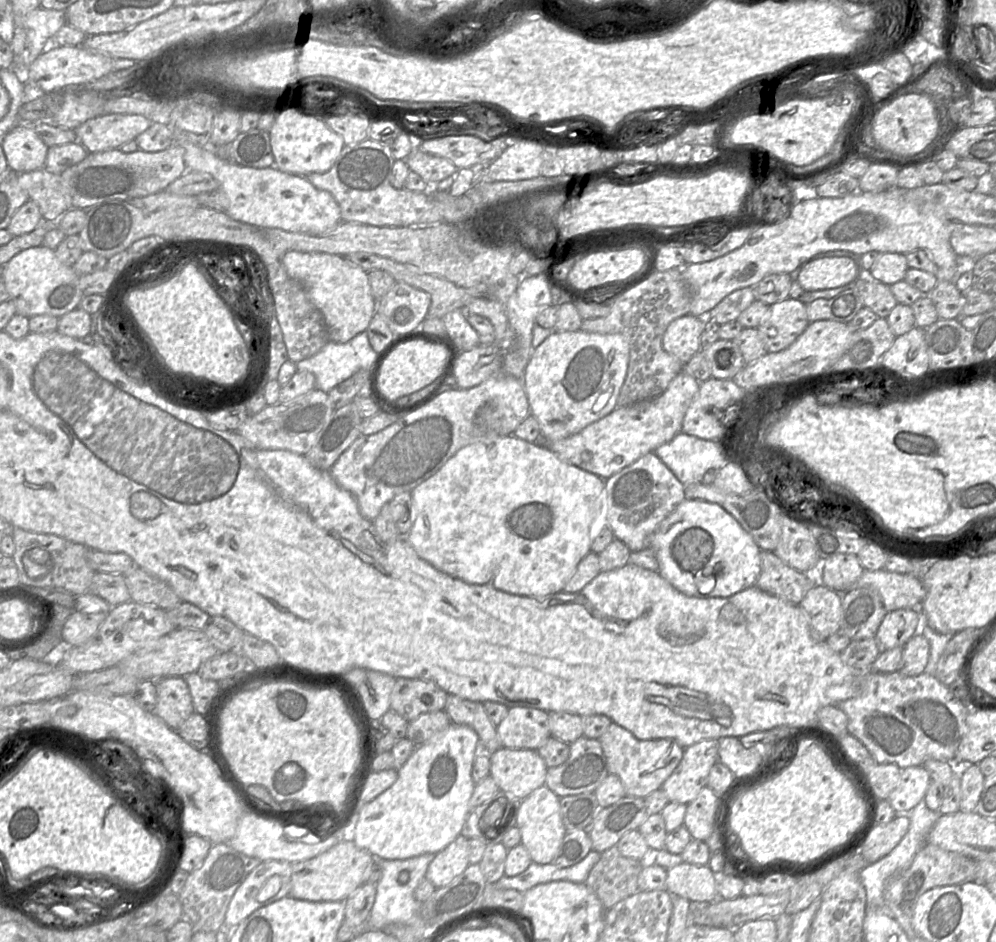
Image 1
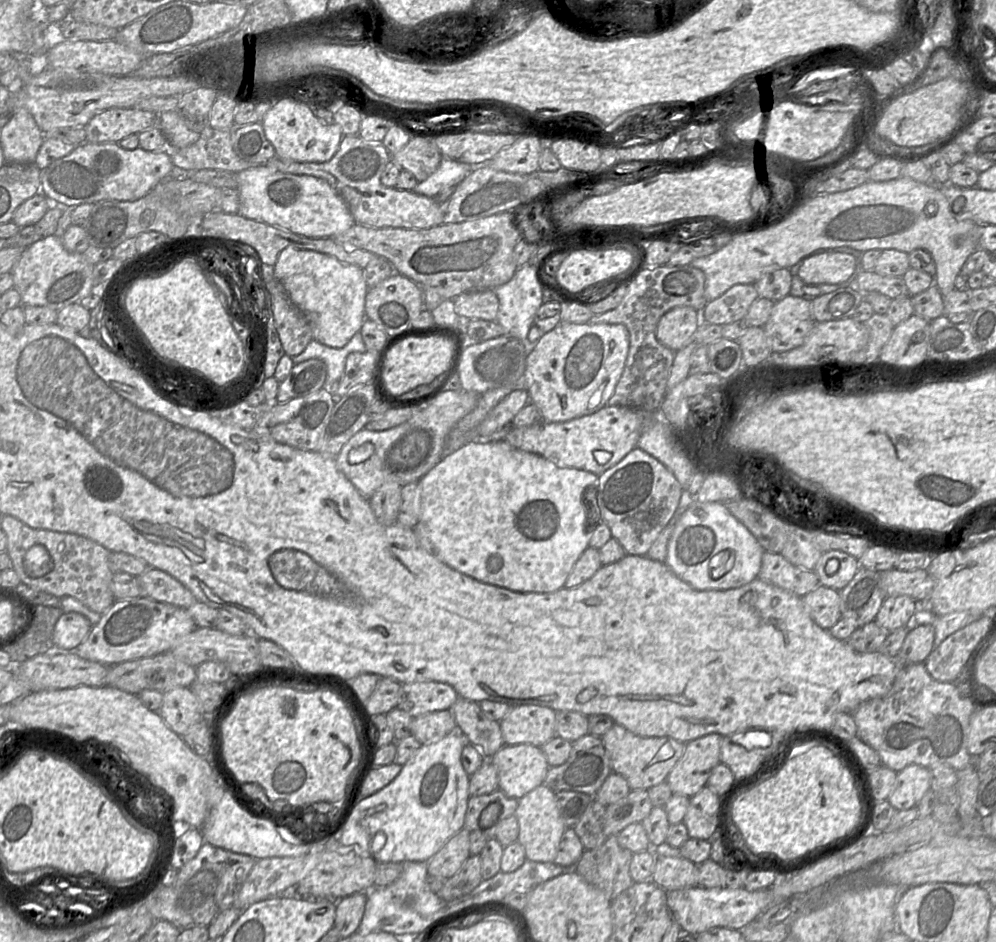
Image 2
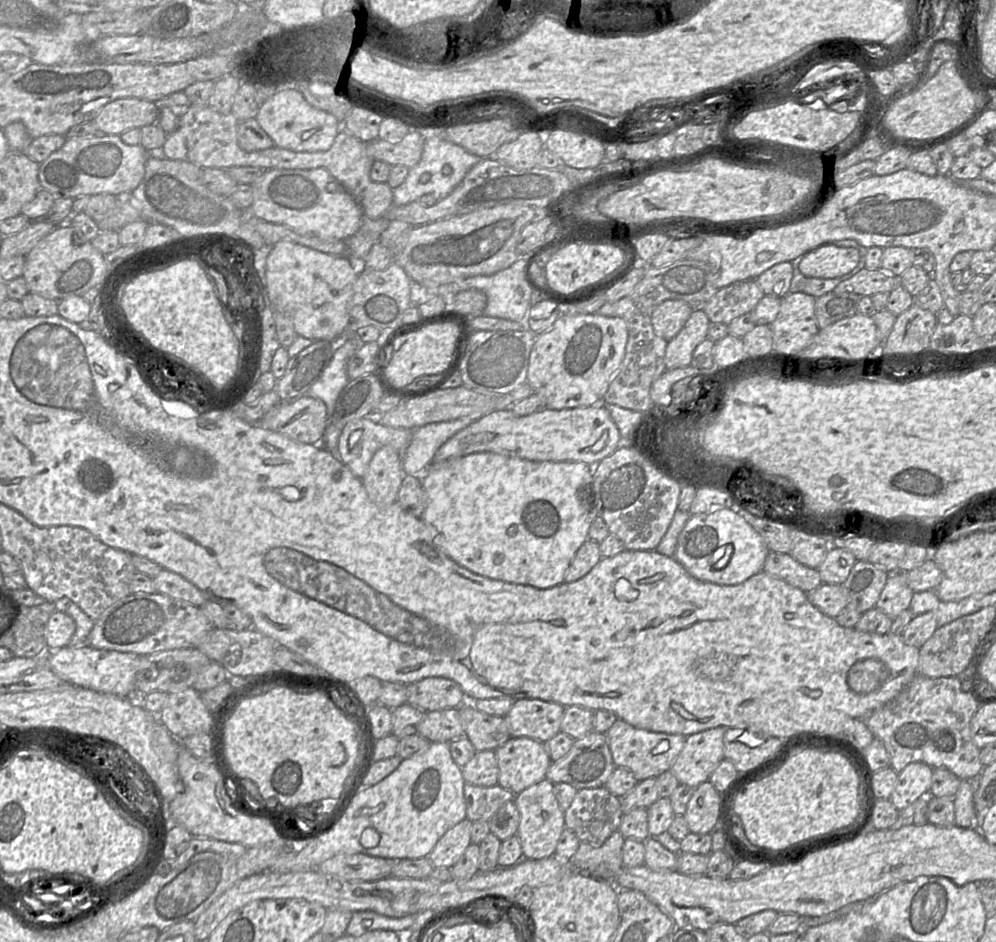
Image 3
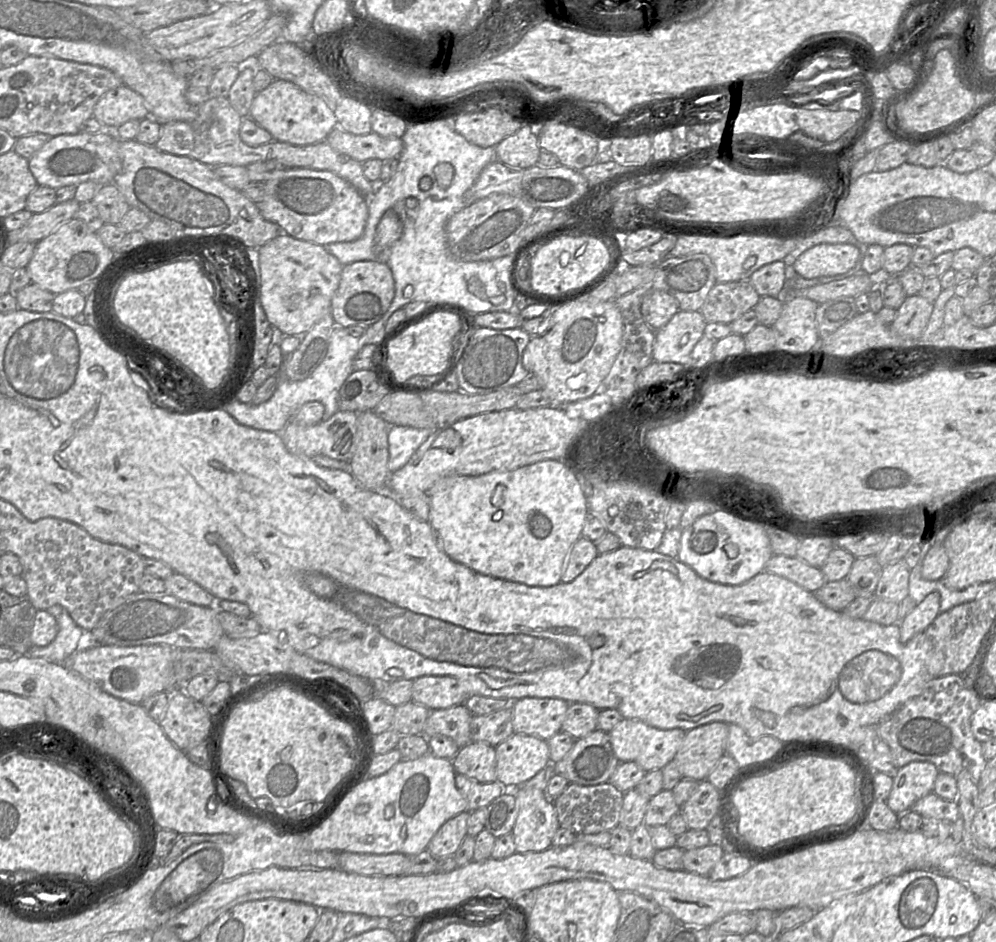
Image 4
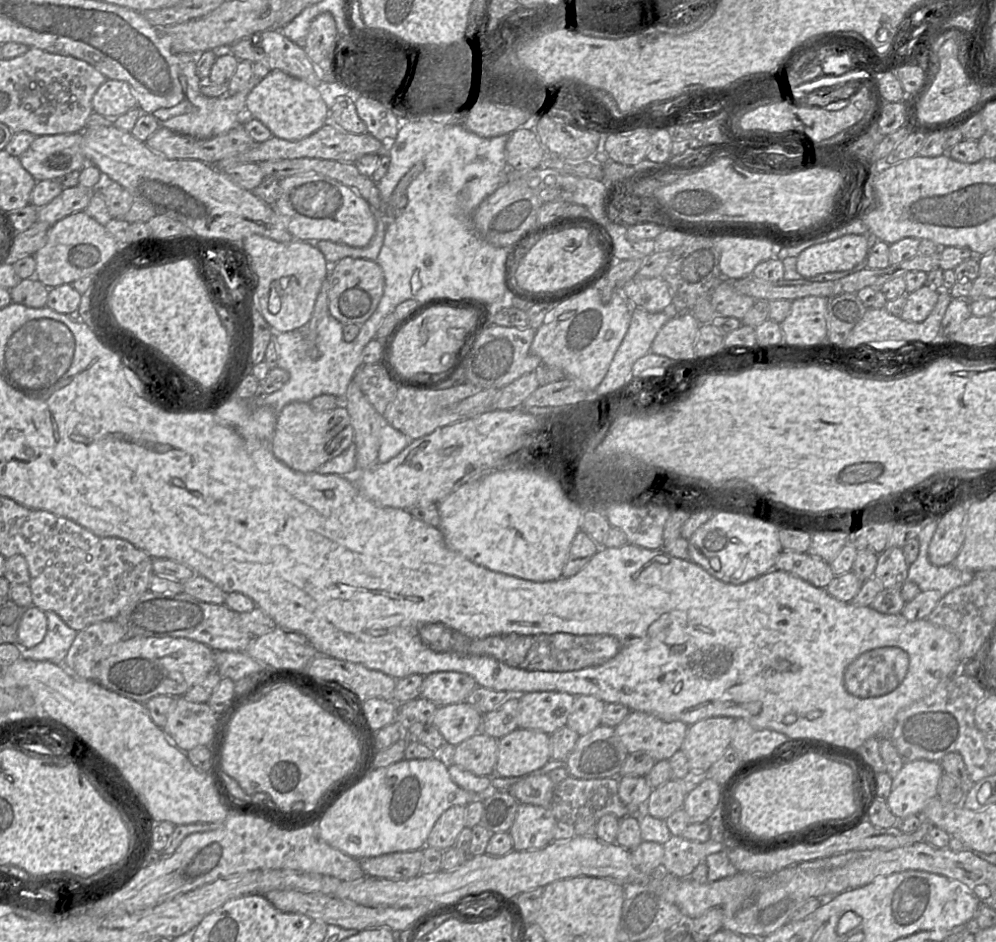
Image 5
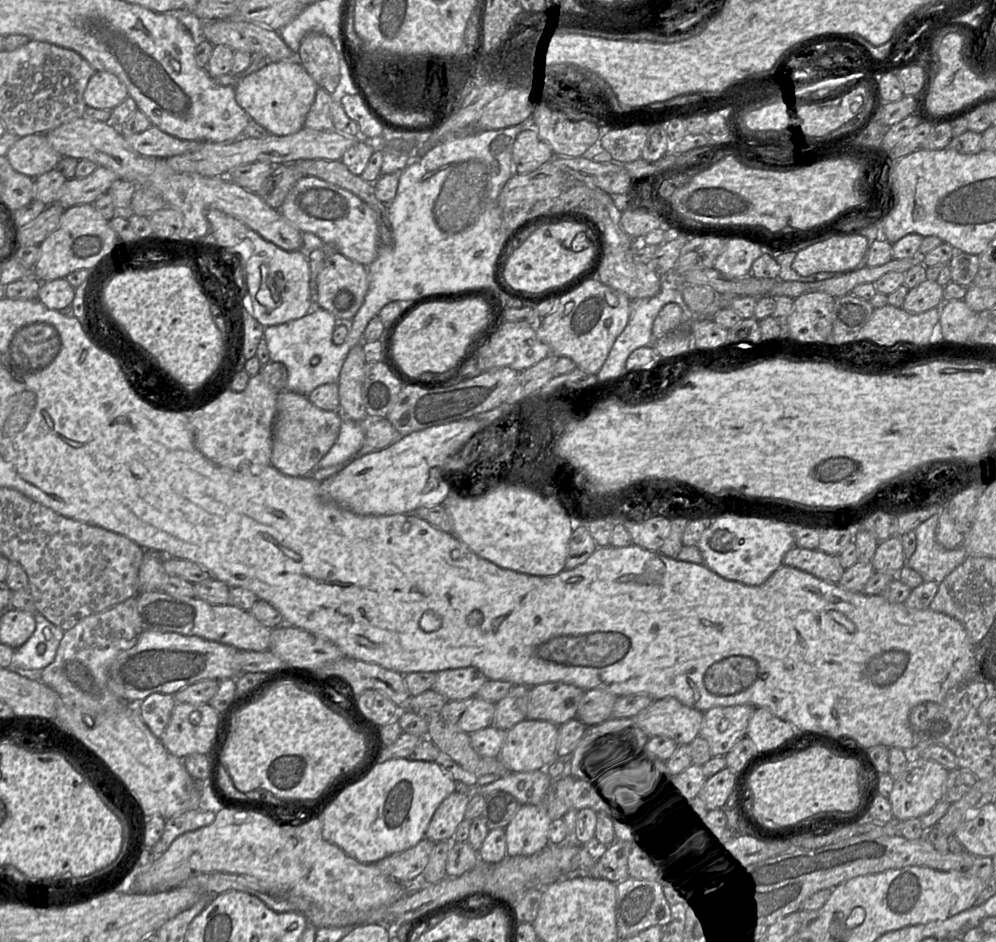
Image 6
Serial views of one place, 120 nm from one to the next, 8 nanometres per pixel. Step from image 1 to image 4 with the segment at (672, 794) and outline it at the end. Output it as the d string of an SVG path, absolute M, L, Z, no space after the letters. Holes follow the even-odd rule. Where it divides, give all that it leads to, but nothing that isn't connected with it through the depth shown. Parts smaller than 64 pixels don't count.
M711 722L686 731L673 760L683 778L707 780L708 775L726 753L729 724Z

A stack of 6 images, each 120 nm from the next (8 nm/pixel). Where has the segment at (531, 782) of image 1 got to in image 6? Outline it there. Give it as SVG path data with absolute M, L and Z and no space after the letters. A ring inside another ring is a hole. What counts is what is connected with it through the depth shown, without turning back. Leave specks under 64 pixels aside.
M525 719L506 731L497 757L509 772L545 770L558 756L557 725Z

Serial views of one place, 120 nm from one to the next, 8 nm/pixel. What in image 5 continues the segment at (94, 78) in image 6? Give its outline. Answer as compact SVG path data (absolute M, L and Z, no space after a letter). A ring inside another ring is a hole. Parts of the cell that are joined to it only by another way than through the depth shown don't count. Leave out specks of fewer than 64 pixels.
M106 79L92 97L94 112L110 119L138 106L130 86L121 80Z

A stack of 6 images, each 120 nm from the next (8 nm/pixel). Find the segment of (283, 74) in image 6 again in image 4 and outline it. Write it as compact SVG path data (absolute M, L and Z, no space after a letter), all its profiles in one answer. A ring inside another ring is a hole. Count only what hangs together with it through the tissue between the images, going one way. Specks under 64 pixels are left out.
M274 79L267 88L255 95L248 117L267 130L274 140L292 145L311 145L325 141L337 126L334 111L324 100L282 79Z

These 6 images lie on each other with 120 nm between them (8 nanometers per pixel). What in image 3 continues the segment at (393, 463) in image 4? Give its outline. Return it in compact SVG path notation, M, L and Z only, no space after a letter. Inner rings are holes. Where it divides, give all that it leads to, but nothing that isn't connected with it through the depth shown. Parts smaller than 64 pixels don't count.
M462 417L430 423L413 430L412 439L402 456L405 475L420 476L432 464L436 451L452 436L476 420Z

